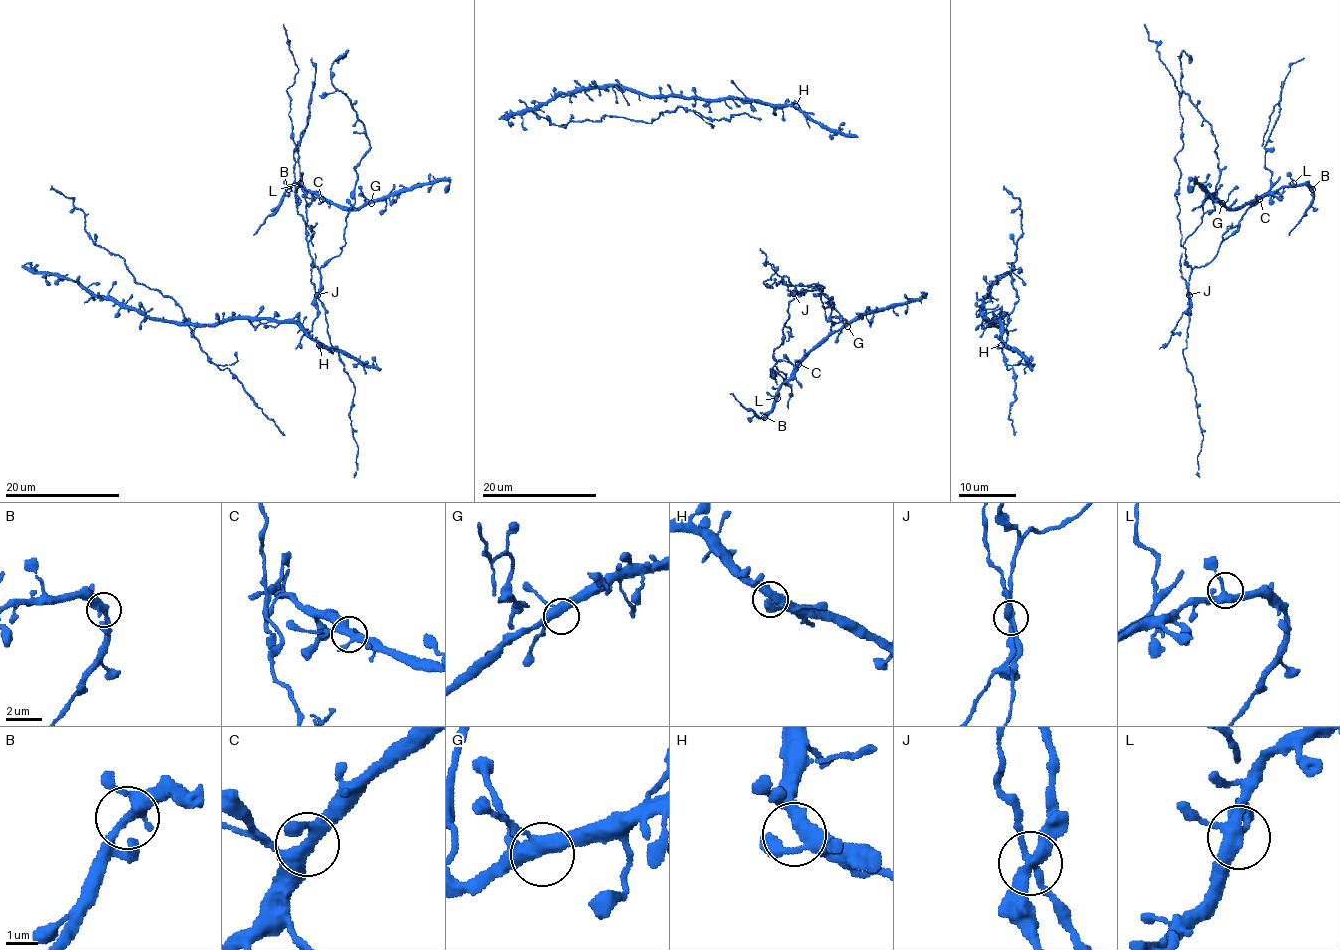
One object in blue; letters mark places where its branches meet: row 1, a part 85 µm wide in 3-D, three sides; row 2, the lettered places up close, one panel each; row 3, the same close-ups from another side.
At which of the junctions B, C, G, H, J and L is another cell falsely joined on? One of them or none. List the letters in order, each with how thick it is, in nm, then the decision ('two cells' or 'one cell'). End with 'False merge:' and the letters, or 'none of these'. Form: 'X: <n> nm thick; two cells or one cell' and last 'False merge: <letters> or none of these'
B: 320 nm thick; one cell
C: 340 nm thick; one cell
G: 400 nm thick; one cell
H: 340 nm thick; one cell
J: 320 nm thick; two cells
L: 360 nm thick; one cell
False merge: J

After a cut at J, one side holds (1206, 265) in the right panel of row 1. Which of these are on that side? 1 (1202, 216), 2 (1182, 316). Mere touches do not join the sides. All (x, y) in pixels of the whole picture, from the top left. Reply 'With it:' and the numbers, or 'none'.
With it: 1, 2

